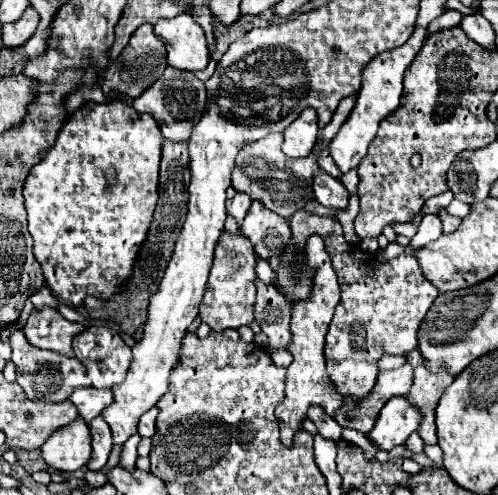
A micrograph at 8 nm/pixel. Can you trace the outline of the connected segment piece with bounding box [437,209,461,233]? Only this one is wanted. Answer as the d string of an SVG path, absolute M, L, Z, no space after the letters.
M441 209L437 215L439 215L441 223L443 223L443 233L451 233L451 231L455 231L455 229L459 227L459 223L461 223L461 219L451 217L451 215L449 215L445 209Z

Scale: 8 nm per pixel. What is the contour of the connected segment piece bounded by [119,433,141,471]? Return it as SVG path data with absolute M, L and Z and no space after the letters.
M135 433L135 435L131 435L131 437L125 441L125 445L123 445L119 465L125 467L127 471L133 471L133 467L135 467L135 461L137 461L137 445L139 445L139 441L141 441L141 435Z

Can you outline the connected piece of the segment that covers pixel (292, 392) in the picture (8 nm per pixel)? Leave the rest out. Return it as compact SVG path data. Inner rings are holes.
M311 235L305 243L303 251L305 265L313 269L313 287L309 299L301 301L291 301L293 315L291 315L291 343L289 343L289 353L293 355L293 363L287 367L287 377L285 377L285 397L277 407L277 419L281 425L281 441L285 445L291 445L291 437L295 431L301 429L301 421L307 417L307 407L311 403L321 405L329 415L335 415L341 409L341 395L333 389L327 373L325 373L325 357L323 357L323 343L325 343L325 333L331 323L333 311L339 303L339 283L337 275L331 267L329 255L323 247L321 235Z

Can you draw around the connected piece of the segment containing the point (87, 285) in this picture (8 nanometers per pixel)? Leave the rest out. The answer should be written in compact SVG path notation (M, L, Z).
M113 99L113 101L107 101L107 103L85 103L85 107L81 107L81 111L75 111L73 115L67 117L67 121L63 123L63 127L57 135L55 145L41 159L41 163L37 163L29 171L29 175L25 179L25 187L23 187L23 197L25 197L27 219L29 219L29 233L33 237L33 253L35 253L35 259L39 261L39 265L43 269L47 287L53 291L53 295L57 299L61 299L65 303L71 303L73 307L79 307L87 295L93 295L97 299L109 299L113 293L119 293L119 291L125 289L127 279L131 277L131 271L133 271L135 257L139 253L141 243L145 241L147 229L151 225L153 211L155 211L155 205L157 205L161 145L163 145L163 135L159 131L159 123L153 119L153 115L141 115L131 105L127 105L123 99Z

